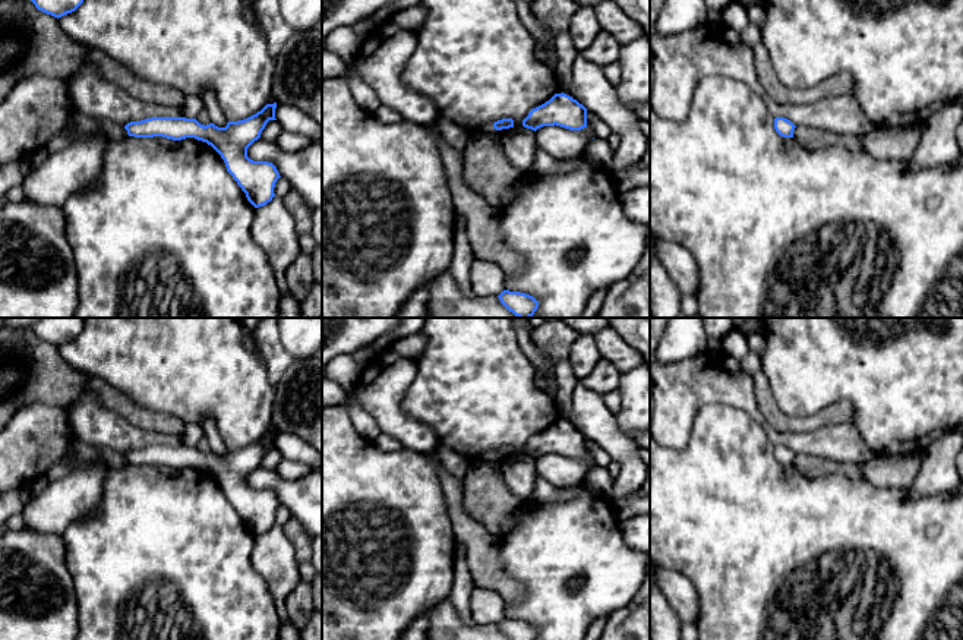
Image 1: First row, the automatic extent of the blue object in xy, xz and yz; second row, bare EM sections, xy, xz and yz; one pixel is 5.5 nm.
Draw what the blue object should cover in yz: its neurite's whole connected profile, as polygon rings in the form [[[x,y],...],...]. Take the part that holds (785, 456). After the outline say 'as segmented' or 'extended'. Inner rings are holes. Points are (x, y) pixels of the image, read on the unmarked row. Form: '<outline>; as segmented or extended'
[[[784,445],[774,447],[774,457],[783,466],[793,466],[795,455],[796,454]]]; as segmented

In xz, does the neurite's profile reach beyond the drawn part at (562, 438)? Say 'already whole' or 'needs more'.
already whole

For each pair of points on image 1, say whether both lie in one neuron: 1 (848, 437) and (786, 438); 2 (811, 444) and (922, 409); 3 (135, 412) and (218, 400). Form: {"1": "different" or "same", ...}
{"1": "same", "2": "different", "3": "different"}

